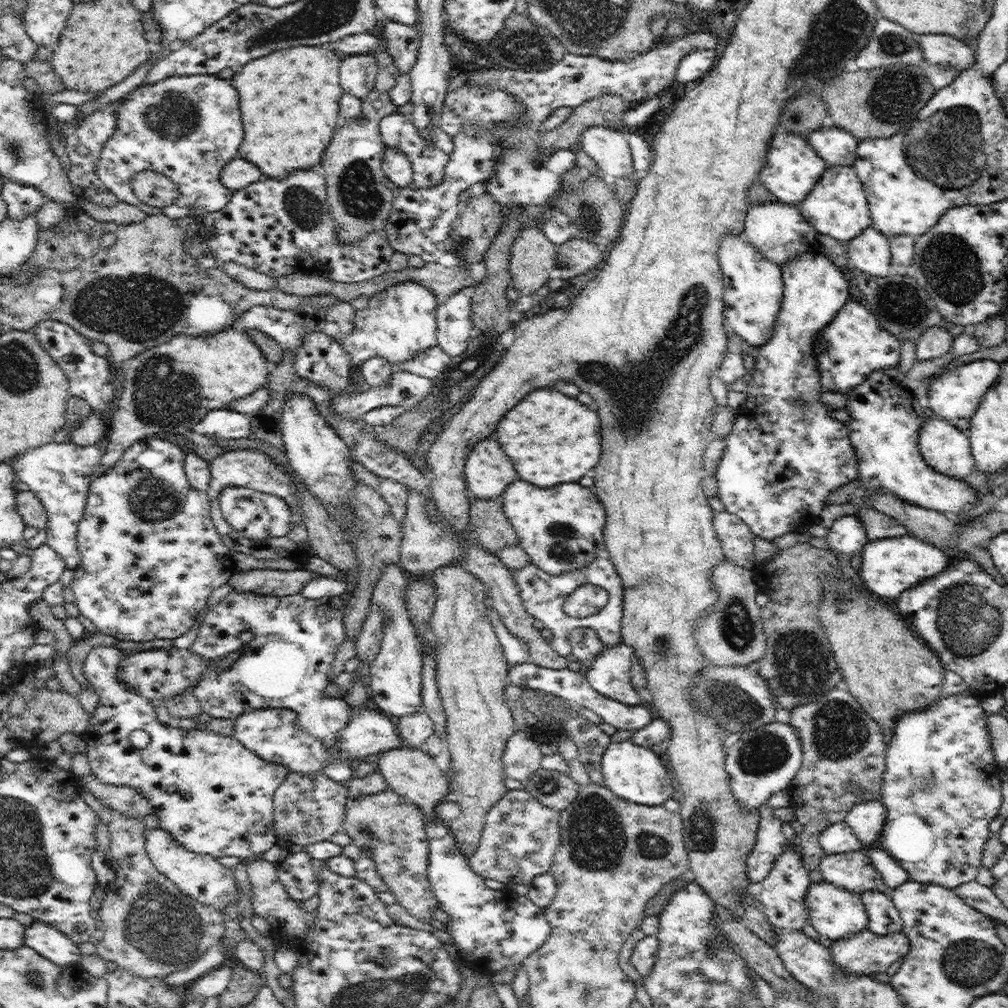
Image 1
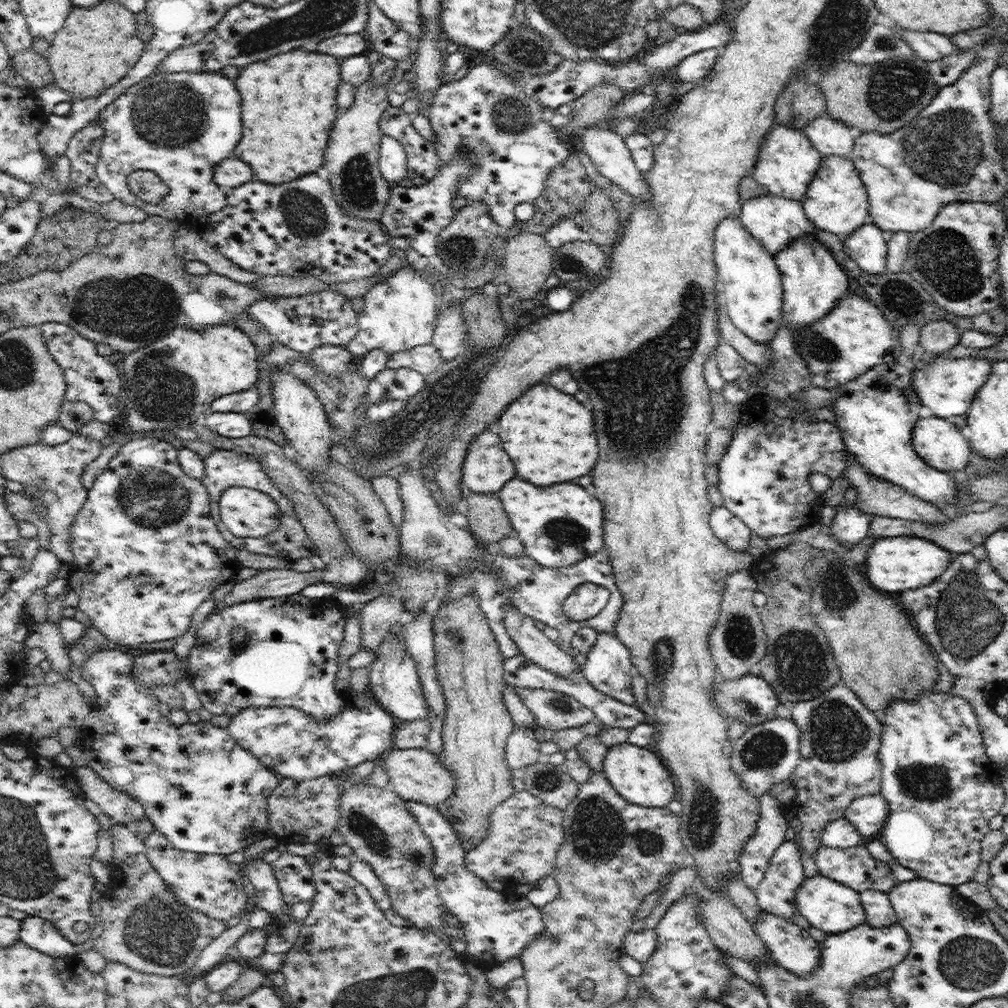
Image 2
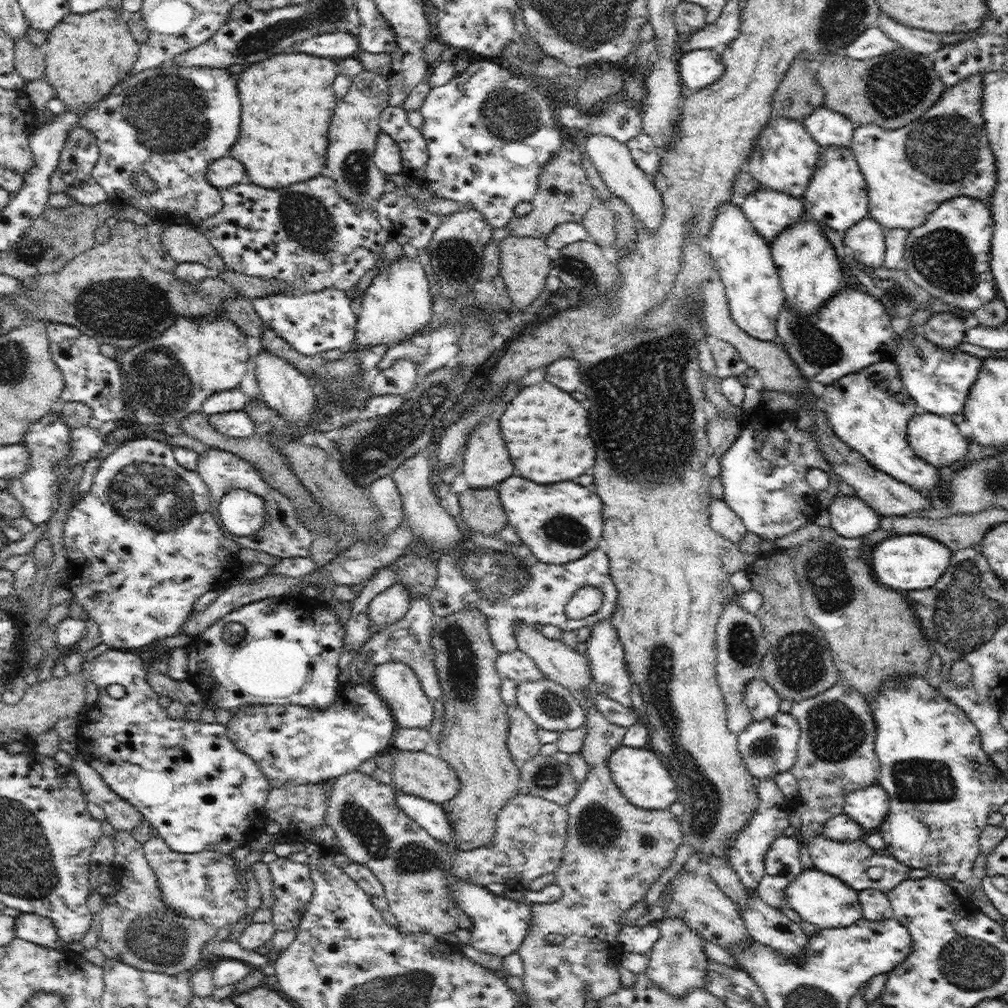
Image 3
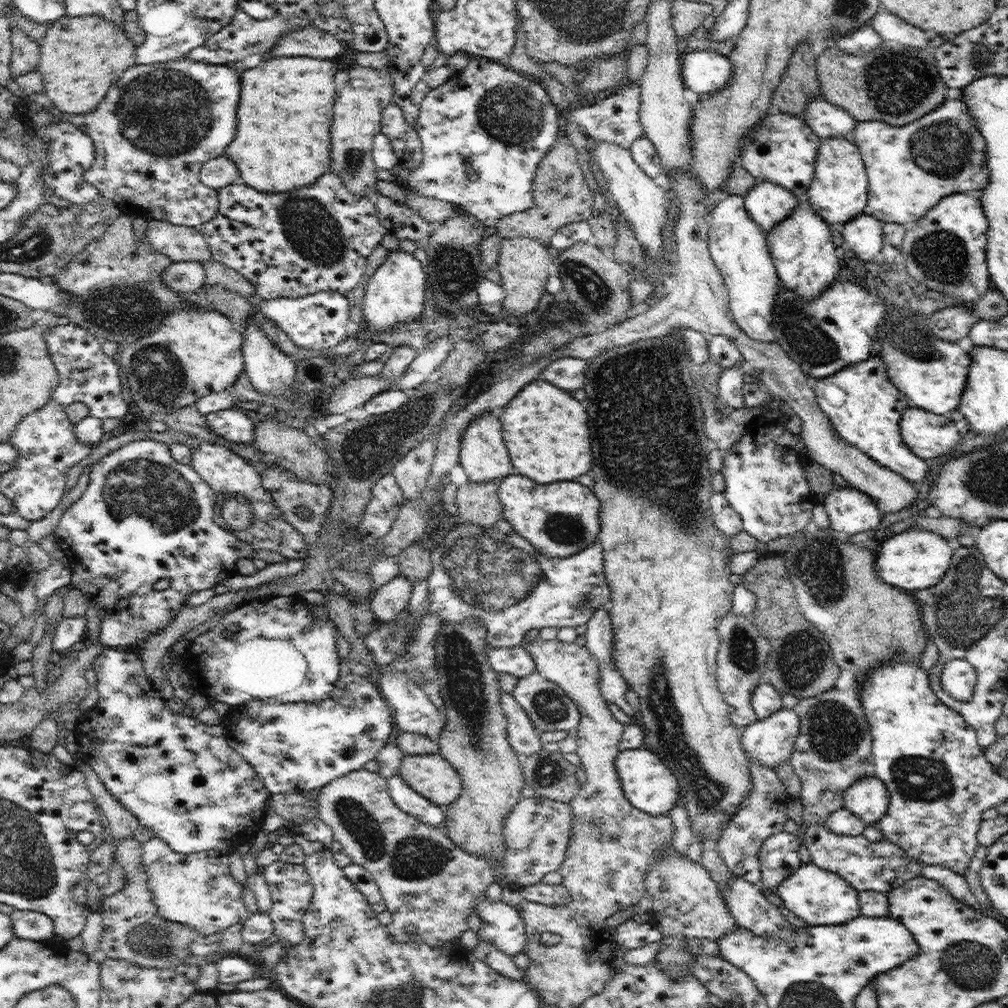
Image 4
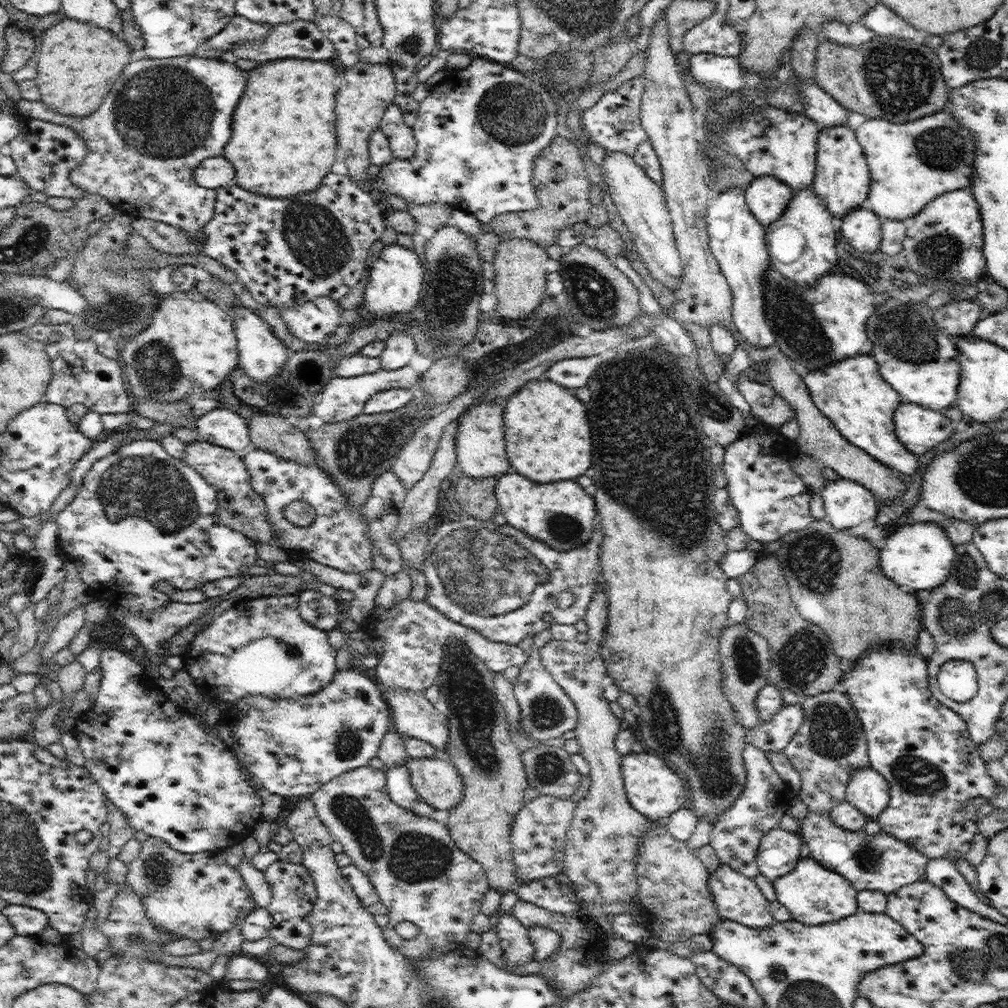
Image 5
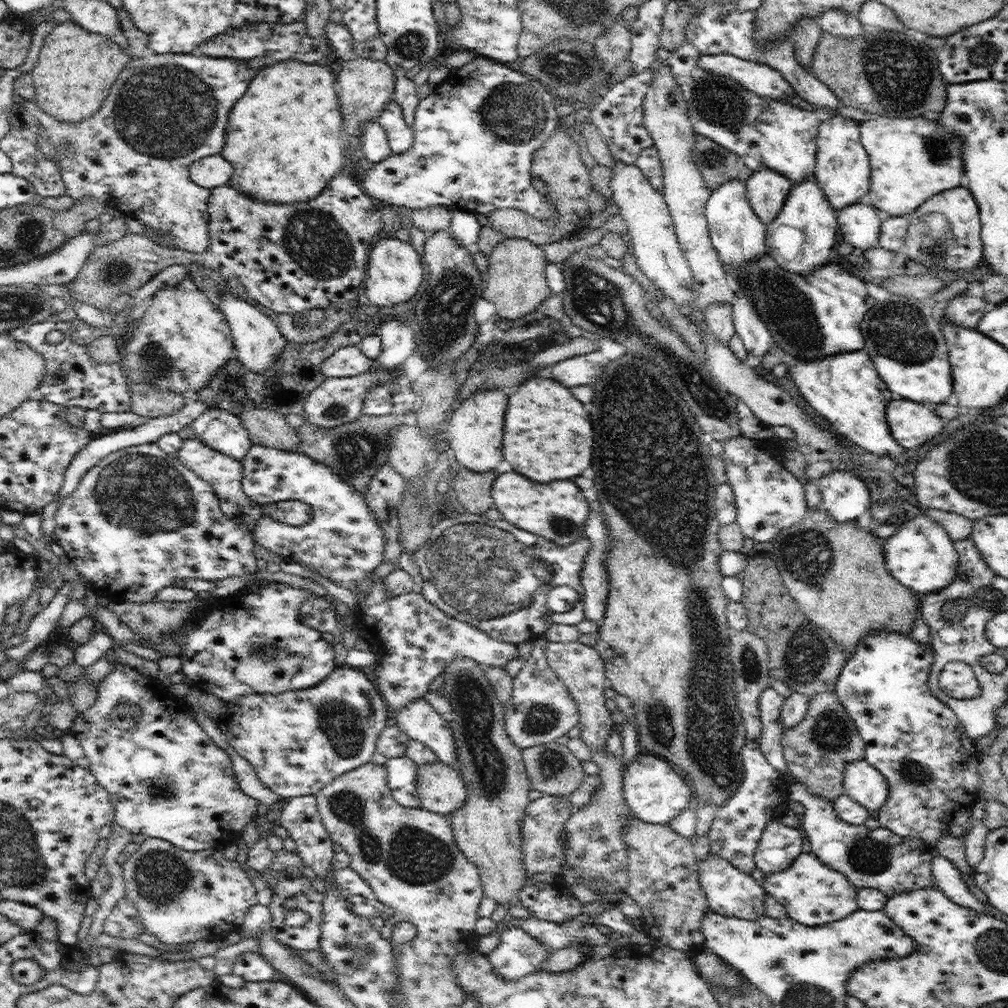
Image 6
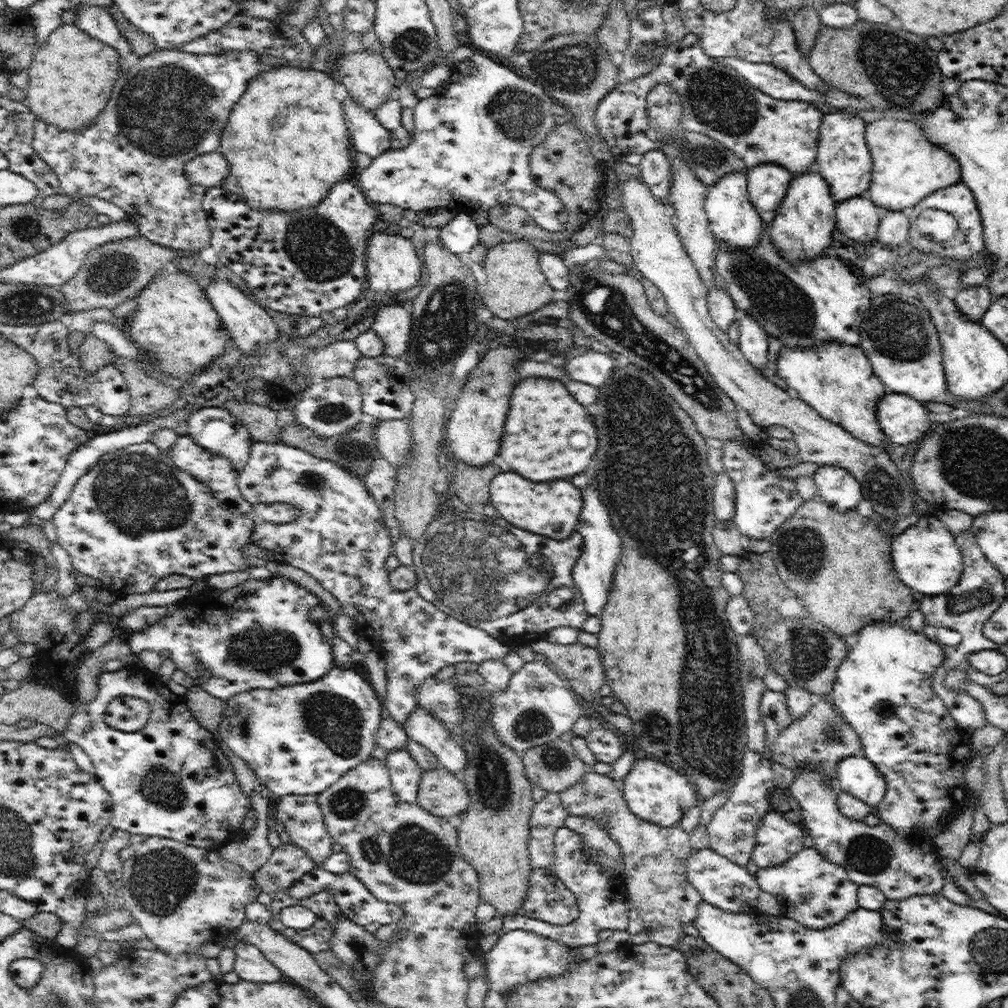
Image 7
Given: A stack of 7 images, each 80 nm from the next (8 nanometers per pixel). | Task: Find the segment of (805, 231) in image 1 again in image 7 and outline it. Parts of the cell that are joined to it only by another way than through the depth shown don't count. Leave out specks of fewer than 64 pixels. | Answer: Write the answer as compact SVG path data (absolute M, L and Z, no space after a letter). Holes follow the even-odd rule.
M767 162L747 169L747 191L750 202L765 224L770 224L781 208L792 173L779 164Z

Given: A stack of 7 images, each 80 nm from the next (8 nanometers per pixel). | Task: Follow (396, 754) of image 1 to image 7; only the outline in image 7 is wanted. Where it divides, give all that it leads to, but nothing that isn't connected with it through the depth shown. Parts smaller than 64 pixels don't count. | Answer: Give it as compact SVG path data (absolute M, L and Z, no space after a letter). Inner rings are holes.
M442 767L426 770L420 779L417 804L445 819L465 813L470 806L470 796L463 776Z

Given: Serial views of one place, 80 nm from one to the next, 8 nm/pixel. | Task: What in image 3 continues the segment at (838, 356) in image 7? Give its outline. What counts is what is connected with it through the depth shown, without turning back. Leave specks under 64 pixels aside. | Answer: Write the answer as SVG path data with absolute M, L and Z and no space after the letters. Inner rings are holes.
M894 360L876 362L874 364L871 364L870 366L867 366L866 368L863 368L862 370L859 370L858 372L847 374L846 377L842 377L838 379L838 381L830 385L826 385L826 391L824 392L824 394L822 394L822 396L819 397L818 401L826 413L827 422L829 423L829 427L834 431L834 434L836 434L838 438L842 439L842 442L845 442L848 446L850 446L851 449L857 450L874 468L877 468L878 470L881 470L886 474L892 475L894 478L896 478L896 480L905 482L914 490L921 491L921 493L925 496L927 496L931 490L934 490L941 482L940 477L938 477L938 474L940 474L940 468L938 469L937 467L932 466L929 462L922 460L922 458L920 458L912 450L912 447L908 442L908 421L910 420L910 418L912 418L912 416L914 416L914 414L919 411L919 409L916 401L910 398L910 394L908 394L906 390L904 390L904 386L902 386L902 380L900 380L899 368L896 366Z

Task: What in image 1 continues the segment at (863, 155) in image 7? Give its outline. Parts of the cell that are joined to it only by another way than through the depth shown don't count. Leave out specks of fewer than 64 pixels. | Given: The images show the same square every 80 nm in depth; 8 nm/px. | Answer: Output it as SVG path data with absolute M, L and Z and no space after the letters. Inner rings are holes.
M827 165L810 194L800 203L802 216L819 232L848 244L865 228L873 226L869 202L854 167Z

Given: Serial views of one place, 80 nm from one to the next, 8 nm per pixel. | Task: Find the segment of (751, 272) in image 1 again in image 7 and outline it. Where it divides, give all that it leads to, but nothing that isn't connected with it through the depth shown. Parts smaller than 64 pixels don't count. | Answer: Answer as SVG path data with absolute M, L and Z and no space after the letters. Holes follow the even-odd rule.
M743 172L724 174L714 185L707 186L705 211L712 234L728 247L754 248L758 245L764 222L750 202L747 175ZM739 312L738 330L739 330L739 349L748 359L748 362L757 368L760 372L763 368L770 367L768 362L768 340L770 334L754 318L748 314Z

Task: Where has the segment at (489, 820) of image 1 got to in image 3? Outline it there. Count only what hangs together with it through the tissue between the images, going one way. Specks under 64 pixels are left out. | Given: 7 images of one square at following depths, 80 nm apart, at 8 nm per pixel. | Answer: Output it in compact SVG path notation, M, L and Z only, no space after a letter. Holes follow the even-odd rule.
M354 770L351 773L345 774L342 777L338 777L330 782L329 790L326 792L328 796L327 807L327 825L332 828L335 832L335 836L338 837L337 846L344 849L344 855L346 855L351 862L356 862L366 866L377 879L383 884L385 888L385 895L387 896L389 911L396 917L397 924L396 928L401 933L406 934L422 934L428 932L430 936L436 937L437 939L442 936L442 934L454 932L458 927L456 923L456 918L462 914L461 910L457 907L453 896L451 896L451 884L457 879L461 878L463 881L472 881L473 883L487 886L491 882L498 882L498 884L506 884L508 888L514 888L514 890L523 888L523 891L527 890L530 886L532 880L540 878L547 874L554 873L560 862L562 862L563 850L566 846L567 839L567 820L569 817L569 812L566 808L558 805L557 803L548 801L544 798L539 798L538 796L530 794L518 794L514 796L512 800L508 801L508 806L500 809L496 817L496 830L493 836L493 843L487 847L480 847L477 849L470 849L469 851L460 851L458 848L454 847L452 844L447 844L447 842L440 842L436 840L431 834L428 834L427 830L424 830L420 824L418 824L413 818L410 818L402 809L398 808L396 802L396 796L394 796L394 791L392 785L382 785L377 778L373 775L362 774L360 770Z

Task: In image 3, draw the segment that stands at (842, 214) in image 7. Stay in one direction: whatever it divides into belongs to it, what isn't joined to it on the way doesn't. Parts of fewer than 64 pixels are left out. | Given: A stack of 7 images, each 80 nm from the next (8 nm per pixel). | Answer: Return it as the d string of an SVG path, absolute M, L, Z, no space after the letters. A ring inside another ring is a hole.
M867 216L844 235L844 243L849 250L849 256L854 256L866 266L880 268L884 265L885 236L884 227L872 217Z

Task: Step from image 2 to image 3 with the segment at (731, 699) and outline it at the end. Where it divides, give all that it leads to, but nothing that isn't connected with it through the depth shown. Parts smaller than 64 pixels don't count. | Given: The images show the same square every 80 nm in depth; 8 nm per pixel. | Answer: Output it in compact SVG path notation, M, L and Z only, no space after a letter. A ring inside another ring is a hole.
M759 676L746 683L743 690L743 702L749 708L754 721L774 716L781 701L774 688Z

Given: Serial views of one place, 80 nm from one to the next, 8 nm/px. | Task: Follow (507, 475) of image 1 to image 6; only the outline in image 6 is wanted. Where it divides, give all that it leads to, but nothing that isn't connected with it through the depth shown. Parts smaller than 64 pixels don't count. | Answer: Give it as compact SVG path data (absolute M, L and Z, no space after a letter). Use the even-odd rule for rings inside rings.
M498 387L494 390L478 389L470 397L462 397L460 405L447 415L450 436L448 444L454 450L459 464L474 472L494 470L502 460L502 434L504 434L504 410L508 396Z

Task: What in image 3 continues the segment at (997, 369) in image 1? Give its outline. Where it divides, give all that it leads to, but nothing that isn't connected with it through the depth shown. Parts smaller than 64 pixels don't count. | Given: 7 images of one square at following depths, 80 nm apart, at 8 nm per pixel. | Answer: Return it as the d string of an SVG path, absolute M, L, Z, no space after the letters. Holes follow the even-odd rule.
M909 326L899 336L899 345L895 347L894 362L899 368L900 380L902 380L902 386L910 398L916 401L919 411L928 412L932 414L937 414L943 417L952 416L952 414L960 414L964 410L964 405L970 395L970 388L976 379L978 379L978 373L982 366L981 358L976 357L972 354L962 352L959 349L945 348L938 346L933 342L930 342L922 330L912 329Z

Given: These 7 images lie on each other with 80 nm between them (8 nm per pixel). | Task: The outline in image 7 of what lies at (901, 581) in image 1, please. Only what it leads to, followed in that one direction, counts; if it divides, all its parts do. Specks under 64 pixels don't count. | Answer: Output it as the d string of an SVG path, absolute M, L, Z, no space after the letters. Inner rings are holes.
M934 514L920 515L918 522L890 540L892 562L898 578L923 595L947 593L962 574L962 554L954 542L954 535Z

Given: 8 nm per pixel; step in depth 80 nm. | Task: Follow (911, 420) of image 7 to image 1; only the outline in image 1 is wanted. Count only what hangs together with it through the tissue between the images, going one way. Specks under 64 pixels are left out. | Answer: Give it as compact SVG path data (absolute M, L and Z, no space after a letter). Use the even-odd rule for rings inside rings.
M926 418L918 444L924 460L940 474L960 479L976 469L968 433L946 419Z

